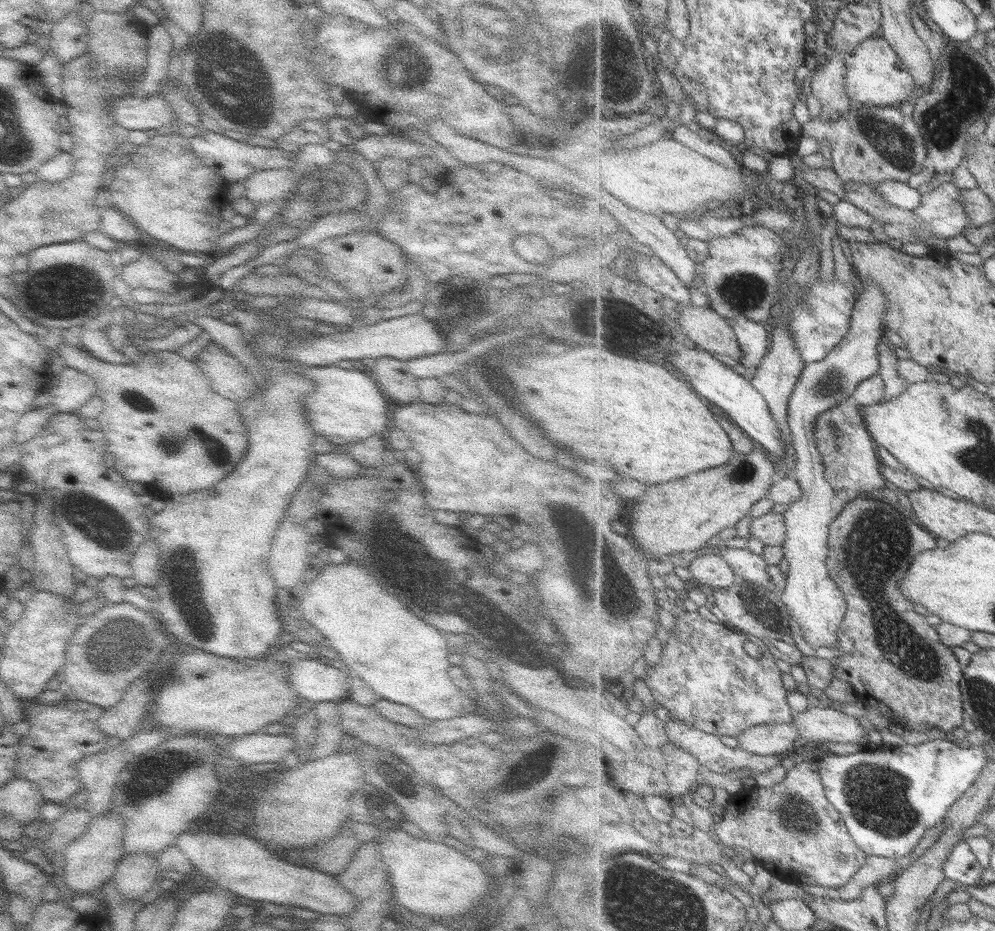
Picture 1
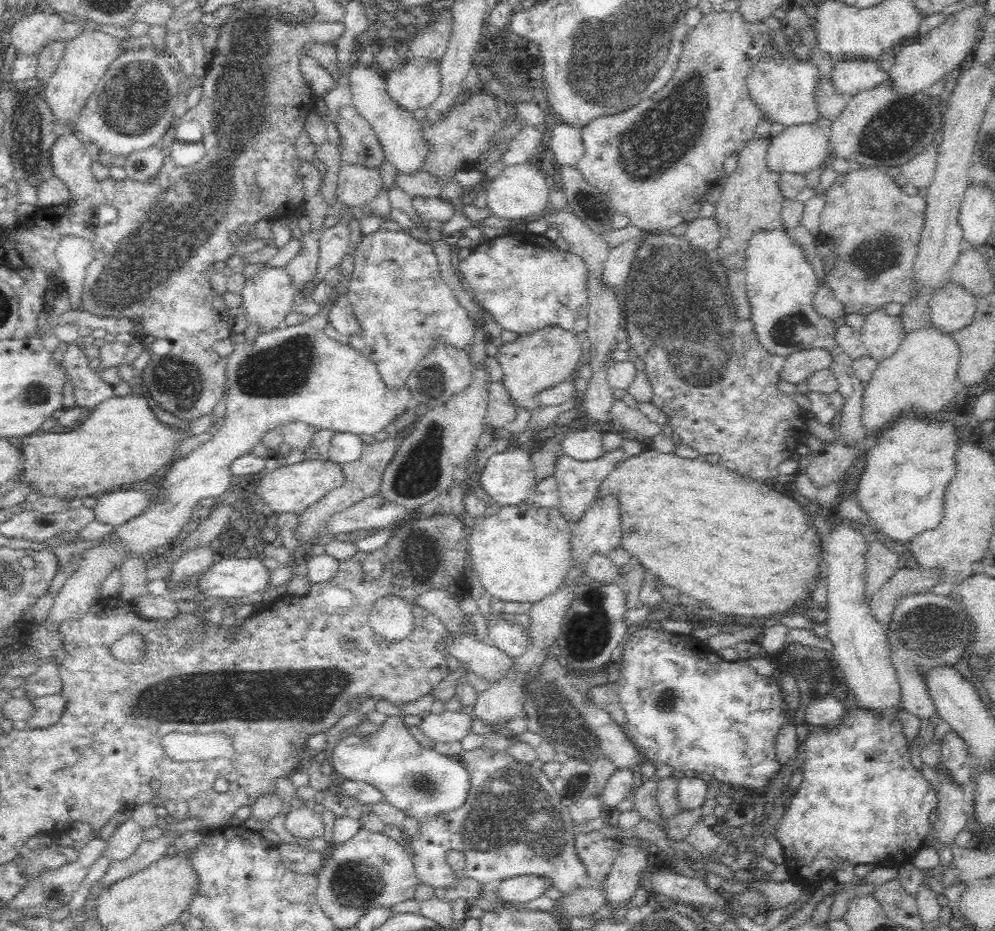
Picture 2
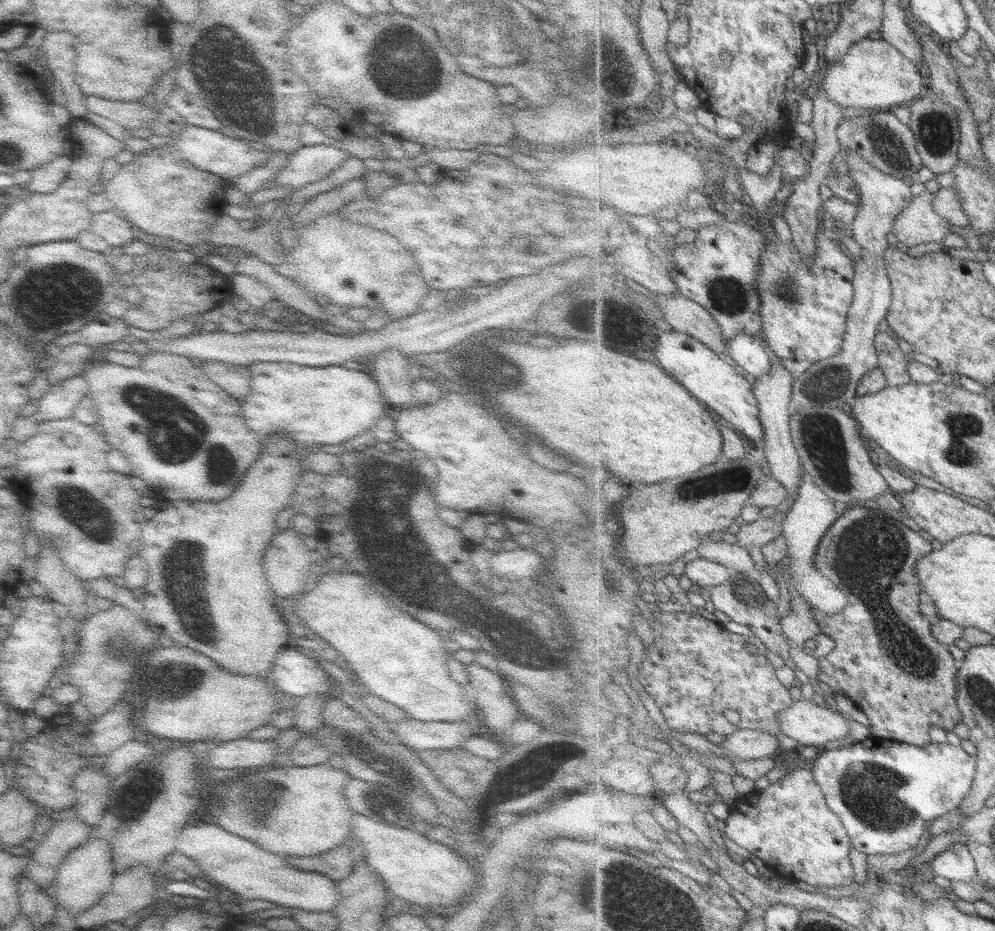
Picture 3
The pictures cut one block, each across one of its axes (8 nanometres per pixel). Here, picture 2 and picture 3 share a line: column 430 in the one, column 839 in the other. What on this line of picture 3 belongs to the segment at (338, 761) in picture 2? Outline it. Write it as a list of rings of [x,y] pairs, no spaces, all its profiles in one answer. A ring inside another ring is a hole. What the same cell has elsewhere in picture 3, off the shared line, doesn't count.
[[[870,735],[860,742],[818,754],[811,762],[815,778],[826,795],[828,806],[842,820],[852,846],[867,856],[899,854],[914,850],[925,834],[925,826],[958,808],[974,786],[978,759],[953,744],[917,747],[910,743]]]

